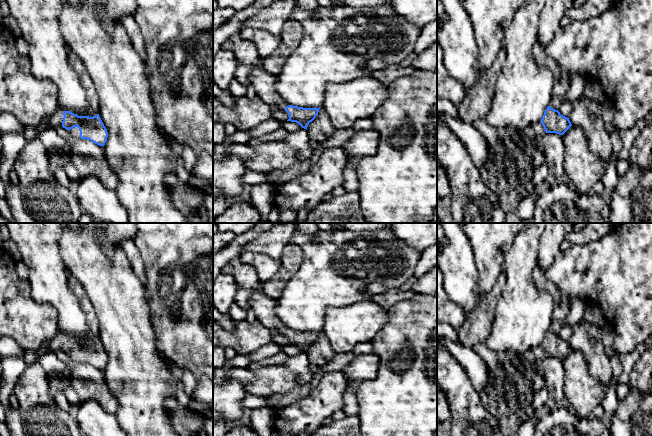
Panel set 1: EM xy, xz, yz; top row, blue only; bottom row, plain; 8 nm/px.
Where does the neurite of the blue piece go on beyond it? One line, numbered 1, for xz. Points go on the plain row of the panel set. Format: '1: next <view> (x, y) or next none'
1: next xz (263, 306)

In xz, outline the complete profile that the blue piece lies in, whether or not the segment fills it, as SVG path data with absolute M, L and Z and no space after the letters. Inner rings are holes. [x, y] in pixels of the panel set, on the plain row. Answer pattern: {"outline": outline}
{"outline": "M262 282L252 295L250 306L256 314L257 320L266 327L274 328L279 333L284 333L289 343L287 345L296 346L302 352L307 354L310 346L318 339L319 332L303 332L293 329L287 329L286 325L276 315L274 308L277 306L277 301L266 296L262 290Z"}

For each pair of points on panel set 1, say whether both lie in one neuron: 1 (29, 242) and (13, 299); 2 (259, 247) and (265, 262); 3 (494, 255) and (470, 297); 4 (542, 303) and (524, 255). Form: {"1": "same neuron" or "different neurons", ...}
{"1": "different neurons", "2": "different neurons", "3": "different neurons", "4": "same neuron"}

